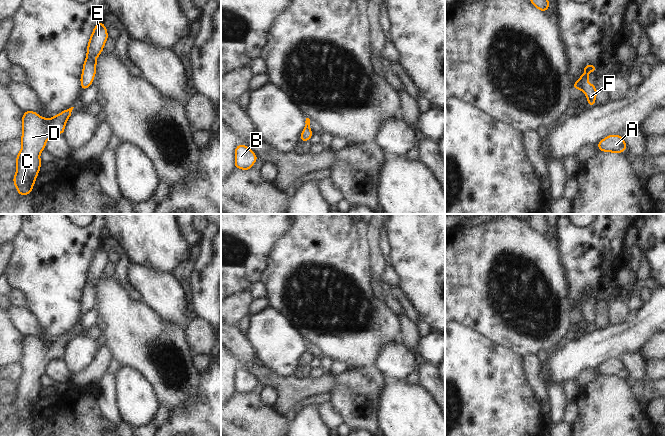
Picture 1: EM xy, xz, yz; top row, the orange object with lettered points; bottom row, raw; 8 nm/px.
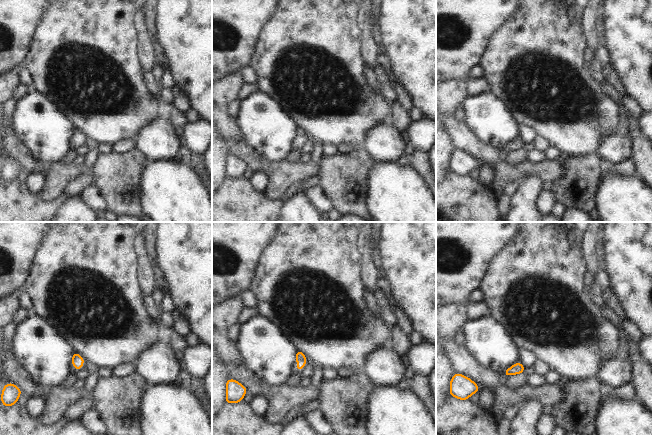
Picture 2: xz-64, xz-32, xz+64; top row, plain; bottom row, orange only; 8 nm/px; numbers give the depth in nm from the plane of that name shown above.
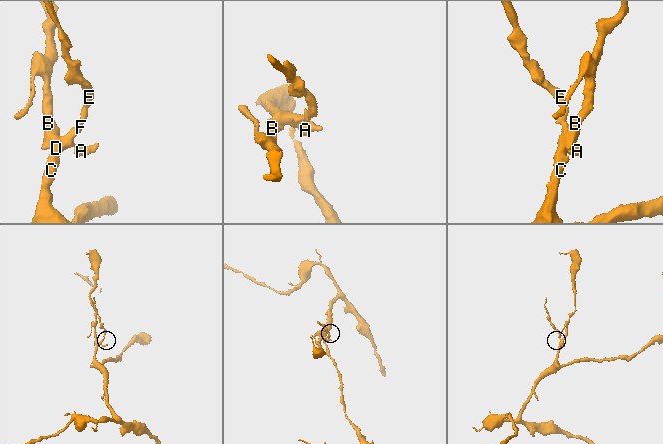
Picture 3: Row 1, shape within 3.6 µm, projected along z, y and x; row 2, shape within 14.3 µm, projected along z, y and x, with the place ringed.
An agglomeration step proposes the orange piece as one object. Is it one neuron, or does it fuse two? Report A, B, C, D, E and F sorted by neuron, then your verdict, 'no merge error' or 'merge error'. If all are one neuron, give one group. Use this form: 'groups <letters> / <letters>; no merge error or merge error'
groups A B C D E F; no merge error

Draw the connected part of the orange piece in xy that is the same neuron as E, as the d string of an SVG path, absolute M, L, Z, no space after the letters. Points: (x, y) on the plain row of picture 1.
M99 245L89 263L87 282L83 288L83 297L80 303L82 308L81 315L93 307L96 296L96 282L103 275L103 270L107 263L107 252L104 251L103 246Z

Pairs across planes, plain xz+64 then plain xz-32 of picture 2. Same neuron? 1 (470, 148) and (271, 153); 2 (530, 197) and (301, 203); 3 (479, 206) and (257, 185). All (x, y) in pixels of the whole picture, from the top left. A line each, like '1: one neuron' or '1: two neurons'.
1: two neurons
2: one neuron
3: two neurons

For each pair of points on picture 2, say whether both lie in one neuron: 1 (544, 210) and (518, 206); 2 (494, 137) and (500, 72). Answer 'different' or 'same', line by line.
1: different
2: different

